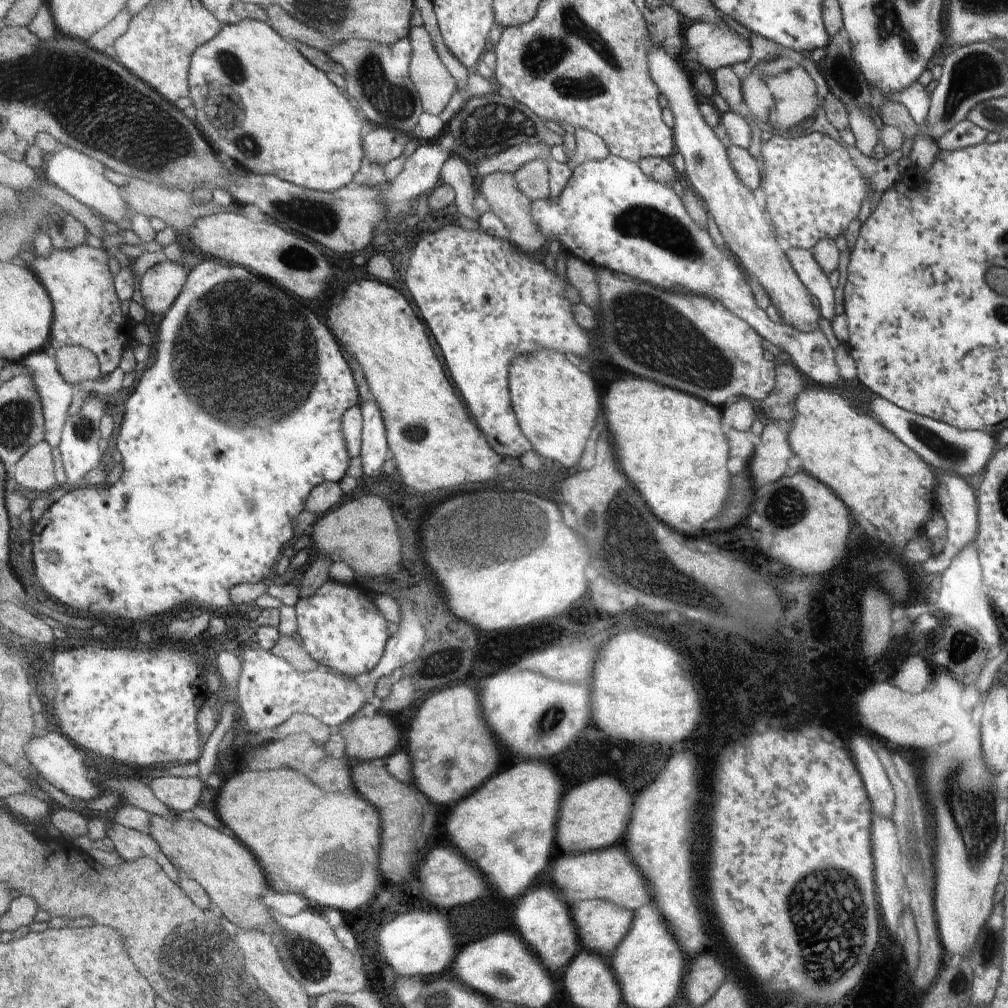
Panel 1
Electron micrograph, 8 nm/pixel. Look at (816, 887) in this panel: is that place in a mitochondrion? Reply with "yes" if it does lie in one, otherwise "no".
yes

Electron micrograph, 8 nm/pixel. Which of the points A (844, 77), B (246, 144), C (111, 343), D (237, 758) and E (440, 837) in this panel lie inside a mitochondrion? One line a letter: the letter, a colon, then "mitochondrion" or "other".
A: mitochondrion
B: mitochondrion
C: other
D: other
E: other

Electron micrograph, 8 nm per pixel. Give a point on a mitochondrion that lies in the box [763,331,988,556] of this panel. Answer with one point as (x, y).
(947, 450)

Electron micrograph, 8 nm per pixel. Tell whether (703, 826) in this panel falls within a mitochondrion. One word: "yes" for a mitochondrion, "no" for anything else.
no

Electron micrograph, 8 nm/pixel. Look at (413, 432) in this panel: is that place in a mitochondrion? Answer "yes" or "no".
yes

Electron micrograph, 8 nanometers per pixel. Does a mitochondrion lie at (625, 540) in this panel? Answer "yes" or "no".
yes

